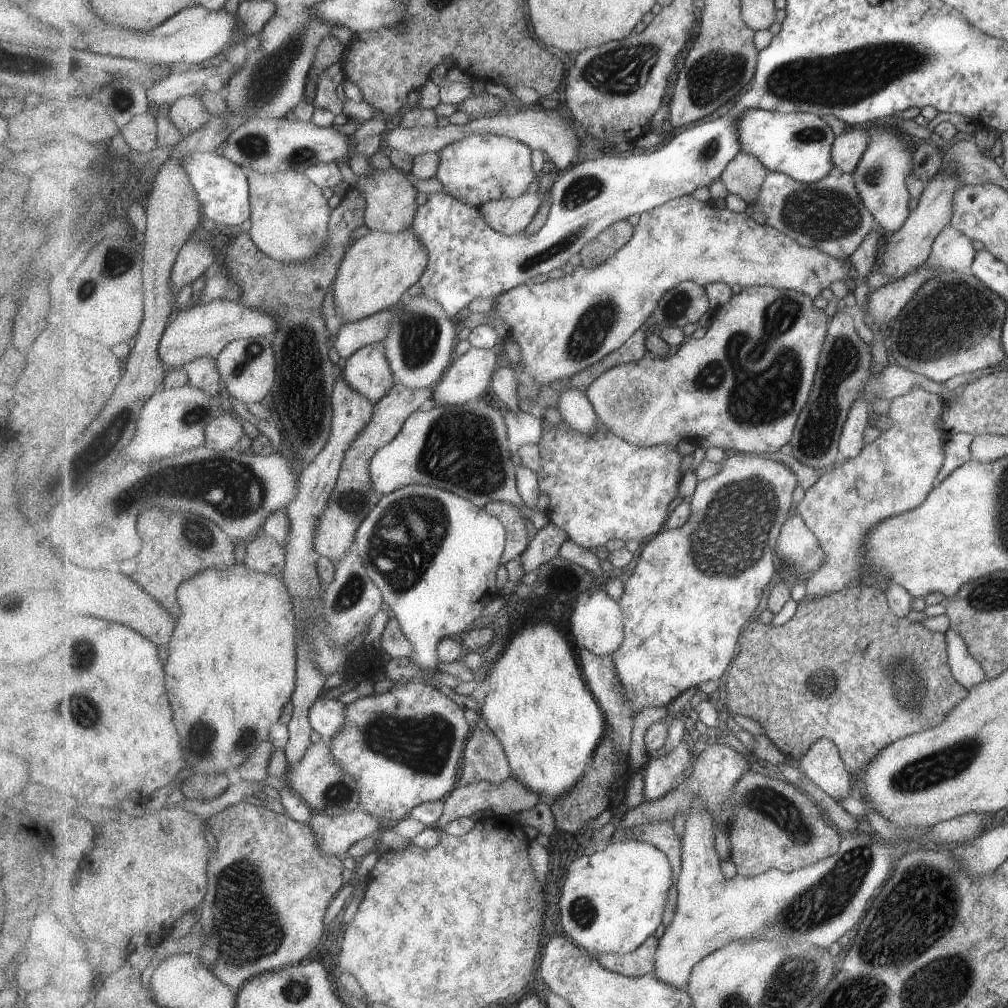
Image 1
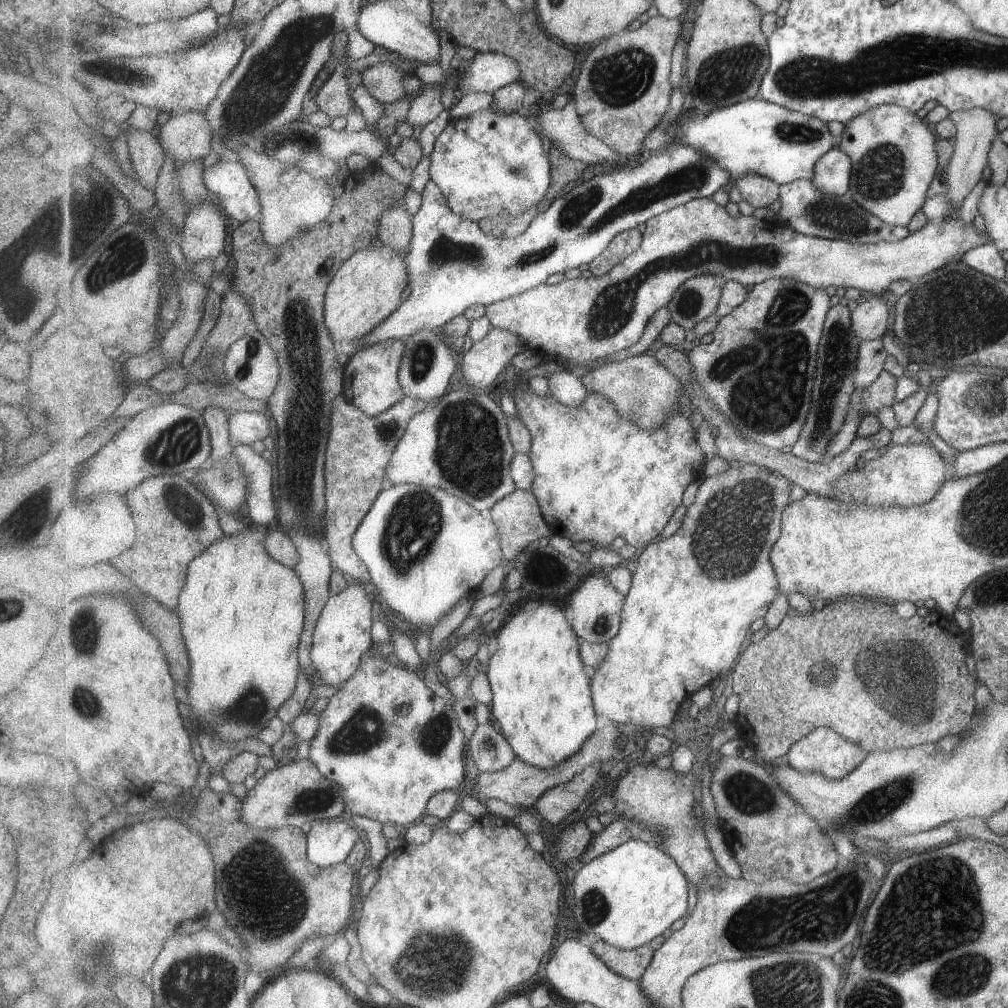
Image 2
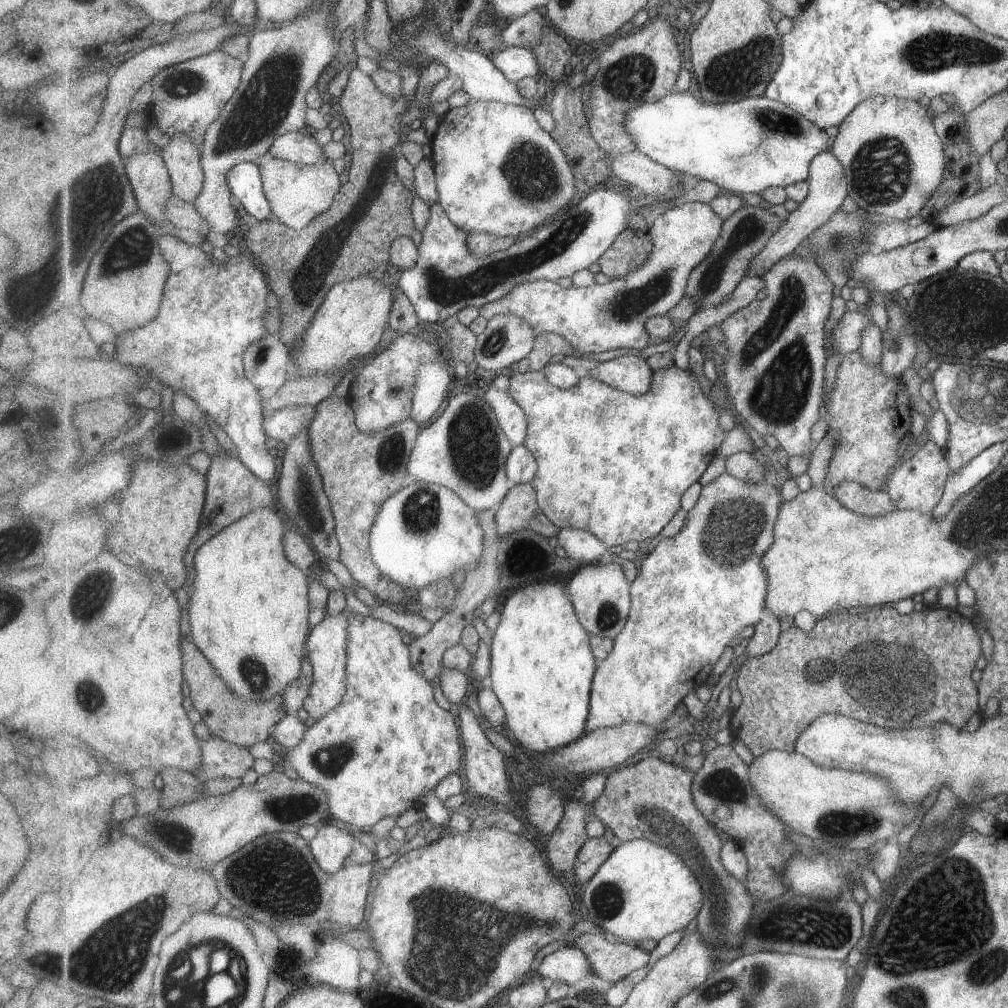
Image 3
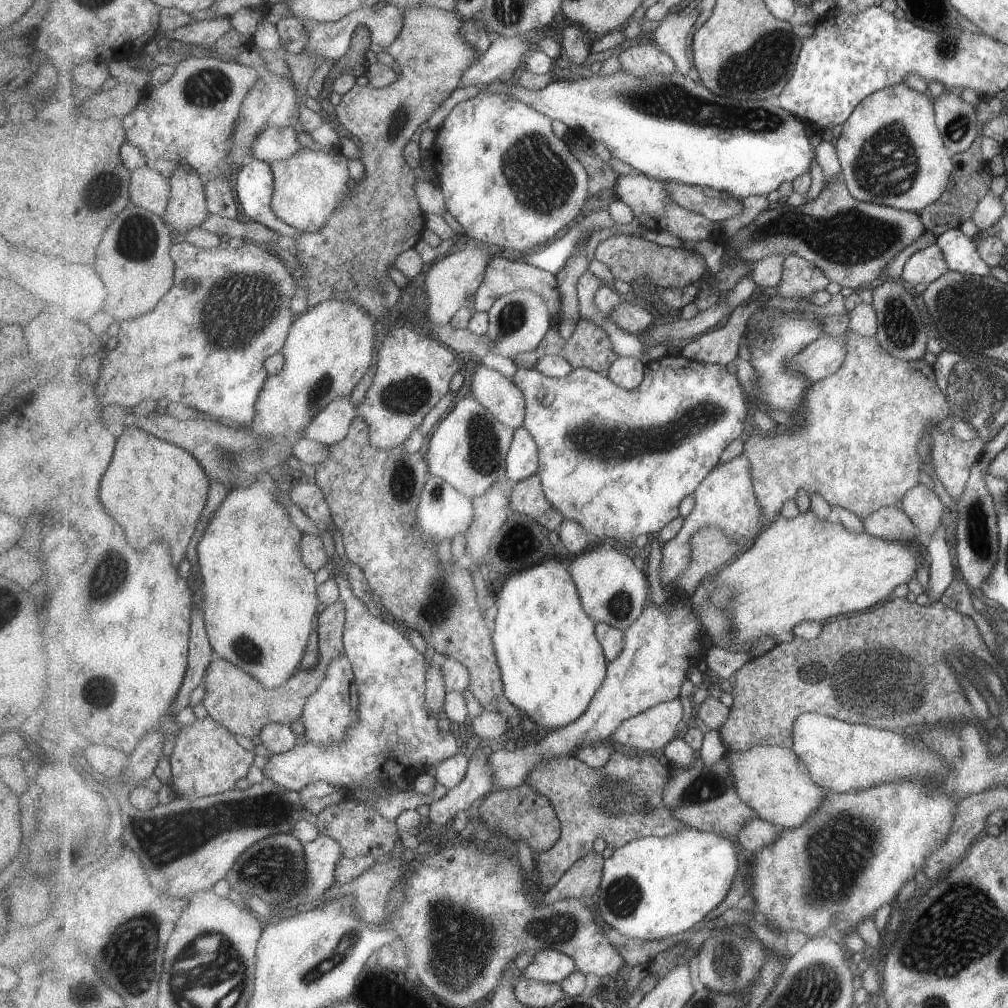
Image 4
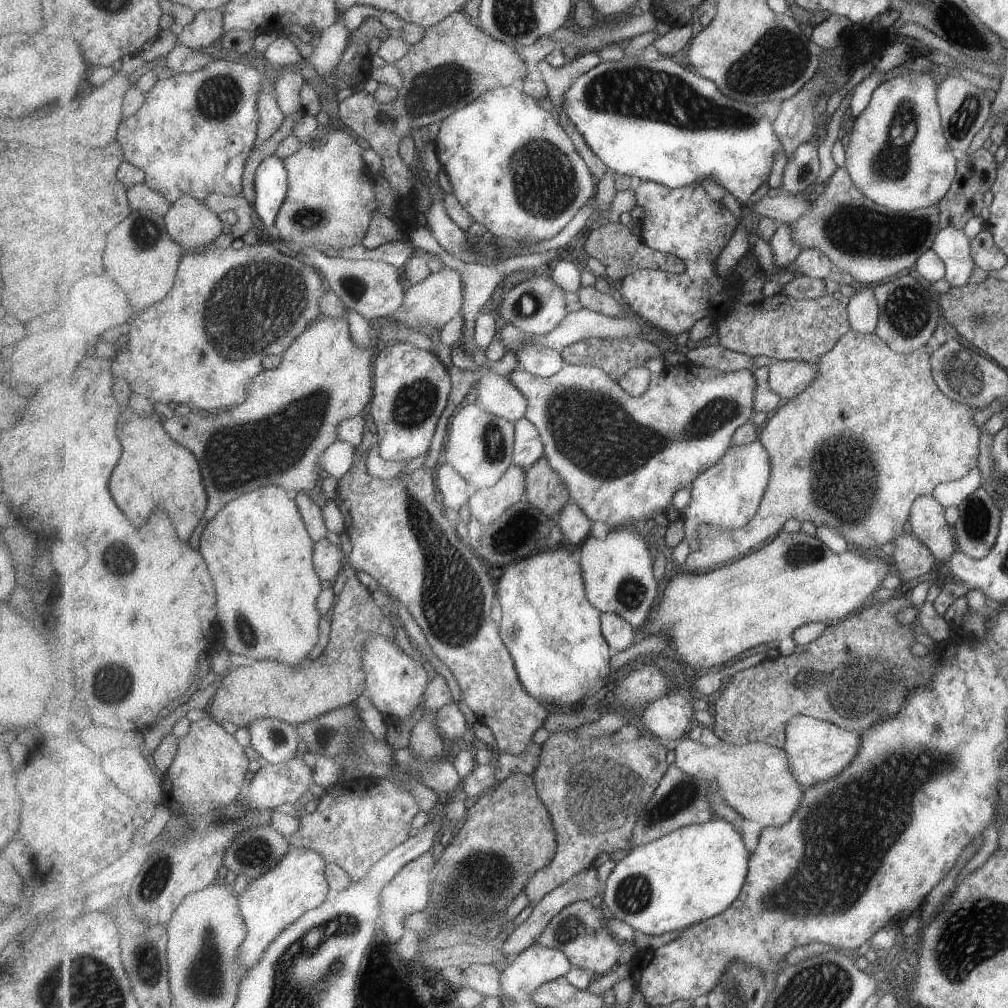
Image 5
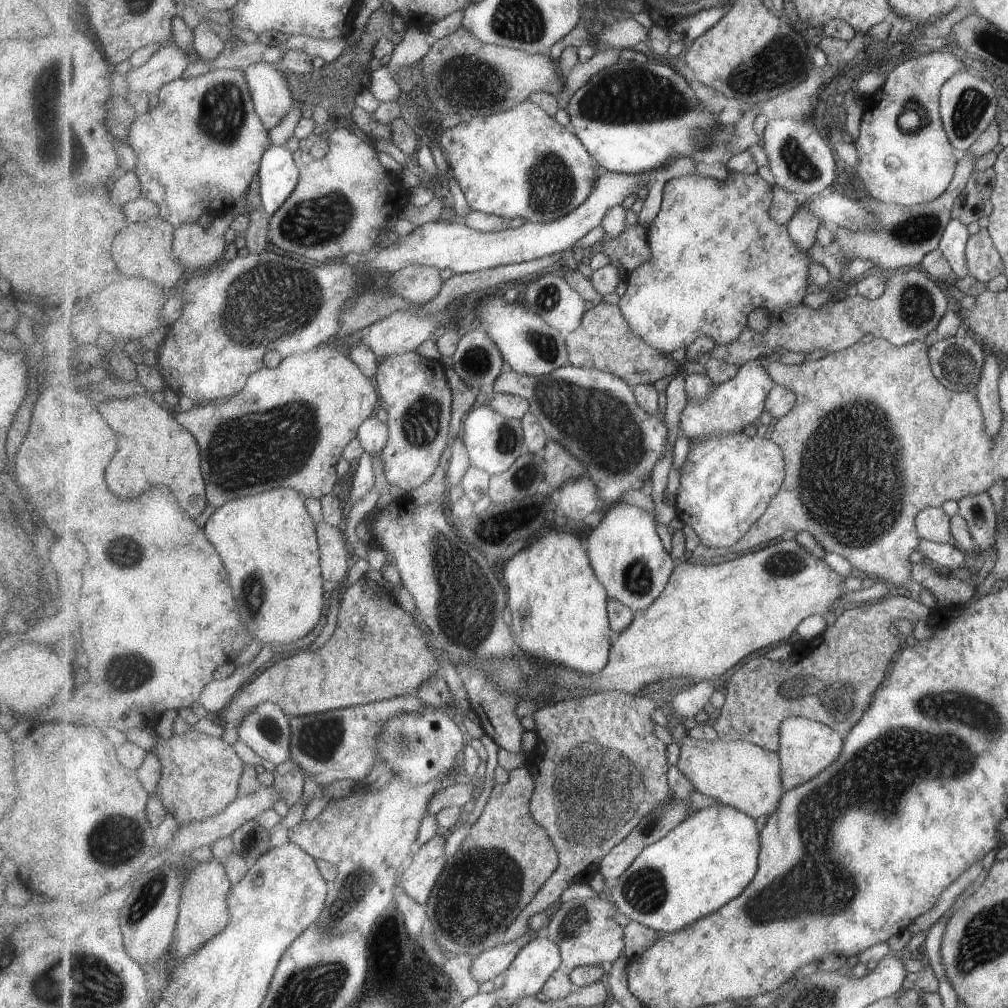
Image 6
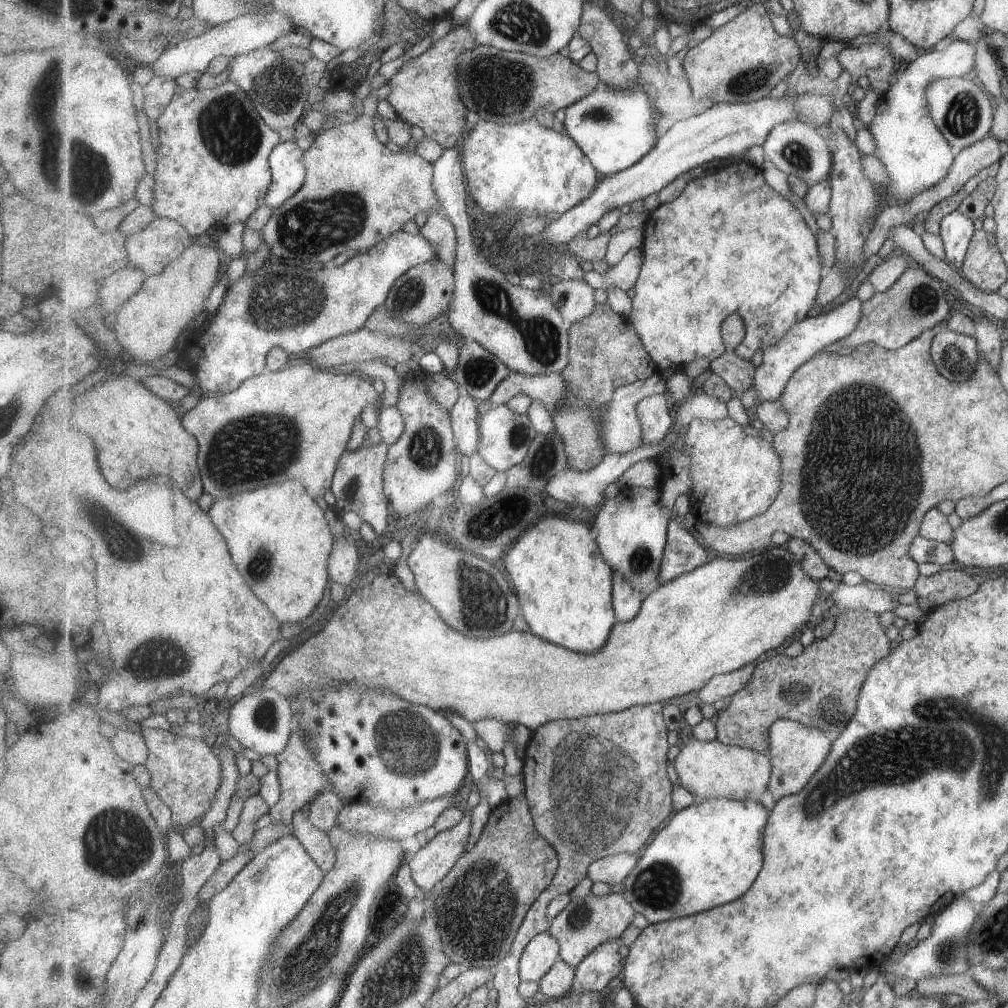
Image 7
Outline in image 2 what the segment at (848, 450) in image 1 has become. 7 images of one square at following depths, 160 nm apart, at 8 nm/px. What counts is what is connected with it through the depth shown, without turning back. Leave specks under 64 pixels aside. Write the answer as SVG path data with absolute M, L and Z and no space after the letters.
M881 339L862 341L855 379L857 388L869 386L877 378L877 375L883 371L886 356Z

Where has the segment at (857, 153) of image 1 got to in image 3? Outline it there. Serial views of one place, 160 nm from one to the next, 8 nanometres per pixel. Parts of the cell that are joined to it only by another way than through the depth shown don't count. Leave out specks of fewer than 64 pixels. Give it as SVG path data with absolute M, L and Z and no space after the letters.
M831 148L820 152L813 159L808 181L810 182L809 196L800 203L797 210L789 214L783 228L771 237L769 244L750 262L747 272L750 277L765 275L778 260L795 252L814 230L830 221L830 218L843 206L845 198L850 196L846 168Z

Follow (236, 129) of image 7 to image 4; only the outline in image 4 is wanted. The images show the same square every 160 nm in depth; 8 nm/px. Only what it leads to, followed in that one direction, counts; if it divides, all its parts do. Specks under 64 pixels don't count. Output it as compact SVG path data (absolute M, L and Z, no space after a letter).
M202 55L191 56L176 66L175 72L167 82L145 91L144 99L136 110L127 116L123 126L127 128L128 142L141 148L148 159L149 168L171 179L175 170L184 164L197 170L199 177L205 182L215 180L221 174L229 174L236 170L229 166L229 148L233 146L233 130L239 122L241 106L244 106L245 96L259 80L259 72L250 68L244 61L232 62L230 59Z

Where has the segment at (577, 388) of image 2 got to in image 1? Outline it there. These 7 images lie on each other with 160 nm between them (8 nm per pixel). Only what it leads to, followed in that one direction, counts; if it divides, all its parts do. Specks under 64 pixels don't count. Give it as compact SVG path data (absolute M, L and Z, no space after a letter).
M565 389L558 398L558 410L562 420L567 421L574 431L594 435L599 416L586 392L581 389Z

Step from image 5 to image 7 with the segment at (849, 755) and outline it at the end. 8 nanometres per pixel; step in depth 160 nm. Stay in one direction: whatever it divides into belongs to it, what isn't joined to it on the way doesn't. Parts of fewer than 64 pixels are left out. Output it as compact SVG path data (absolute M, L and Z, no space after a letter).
M779 719L773 723L768 751L772 760L772 777L768 789L776 803L786 796L801 792L807 786L807 782L817 774L827 760L832 749L833 737L821 729L794 720Z

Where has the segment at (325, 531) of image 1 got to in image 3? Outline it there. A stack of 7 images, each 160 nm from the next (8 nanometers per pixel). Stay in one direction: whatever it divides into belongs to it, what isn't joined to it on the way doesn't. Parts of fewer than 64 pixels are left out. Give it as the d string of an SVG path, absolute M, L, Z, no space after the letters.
M330 395L317 406L318 415L310 426L310 442L336 518L336 533L342 548L339 562L378 602L394 607L408 597L414 600L415 595L409 596L398 582L391 581L376 565L370 551L370 536L383 503L413 481L408 472L408 462L421 430L419 423L409 418L384 431L369 434L360 429L353 407L343 397Z

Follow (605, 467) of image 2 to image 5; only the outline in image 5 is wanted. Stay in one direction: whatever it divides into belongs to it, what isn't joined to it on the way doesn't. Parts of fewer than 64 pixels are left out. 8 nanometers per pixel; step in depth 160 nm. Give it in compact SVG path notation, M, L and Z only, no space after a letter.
M685 362L676 368L664 370L664 373L656 376L653 375L650 387L645 394L641 396L633 396L620 385L620 382L606 373L602 368L592 367L591 365L569 365L566 364L557 374L550 377L540 377L539 375L531 374L523 368L516 368L513 372L507 375L507 378L528 398L528 409L526 417L535 424L541 433L542 441L544 442L544 452L554 468L571 493L571 500L575 501L582 511L592 520L601 521L610 526L611 529L625 527L633 520L649 520L652 519L657 512L667 512L673 496L677 490L681 488L691 488L691 484L704 473L709 467L712 467L725 451L731 446L733 434L745 424L749 422L751 414L753 414L753 398L756 397L758 380L756 374L749 369L741 369L732 373L724 373L707 367L700 367L691 362Z

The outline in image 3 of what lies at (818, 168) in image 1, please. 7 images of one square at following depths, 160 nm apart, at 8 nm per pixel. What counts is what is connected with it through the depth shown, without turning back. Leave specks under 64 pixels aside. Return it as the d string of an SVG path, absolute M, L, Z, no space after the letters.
M675 89L656 101L646 102L636 106L636 108L632 108L632 111L626 114L624 127L636 142L636 150L639 149L642 153L649 155L655 162L668 166L674 171L685 173L694 178L694 180L708 180L719 186L722 192L735 195L751 194L751 192L753 194L761 194L764 190L771 187L787 188L796 182L807 181L813 159L817 154L831 148L833 145L833 139L829 137L825 129L817 126L817 123L811 122L808 118L805 118L805 115L799 114L785 103L767 98L765 95L762 97L747 97L734 103L723 104L703 102L703 100L697 100L691 92L677 91Z

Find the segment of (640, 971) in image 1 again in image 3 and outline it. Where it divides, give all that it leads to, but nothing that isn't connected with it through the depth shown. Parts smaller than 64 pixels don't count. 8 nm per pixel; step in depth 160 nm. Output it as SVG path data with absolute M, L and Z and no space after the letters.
M583 933L567 946L581 949L588 956L594 974L611 984L651 962L651 954L636 944L621 940L613 942L597 933Z

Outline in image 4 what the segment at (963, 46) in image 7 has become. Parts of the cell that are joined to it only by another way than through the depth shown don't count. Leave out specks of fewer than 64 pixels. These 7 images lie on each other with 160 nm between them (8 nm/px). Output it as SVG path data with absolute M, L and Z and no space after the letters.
M903 81L898 82L896 85L888 86L868 94L868 96L865 97L865 100L861 102L860 105L857 105L856 112L844 122L841 135L834 141L836 143L840 161L843 165L842 173L844 174L851 194L857 198L857 200L919 214L920 210L923 210L928 204L937 200L939 196L943 194L945 186L947 186L947 180L949 180L949 174L951 174L952 169L952 162L950 161L951 154L944 147L943 139L940 137L940 131L937 130L935 118L933 116L932 99L929 95L919 93L907 87Z

